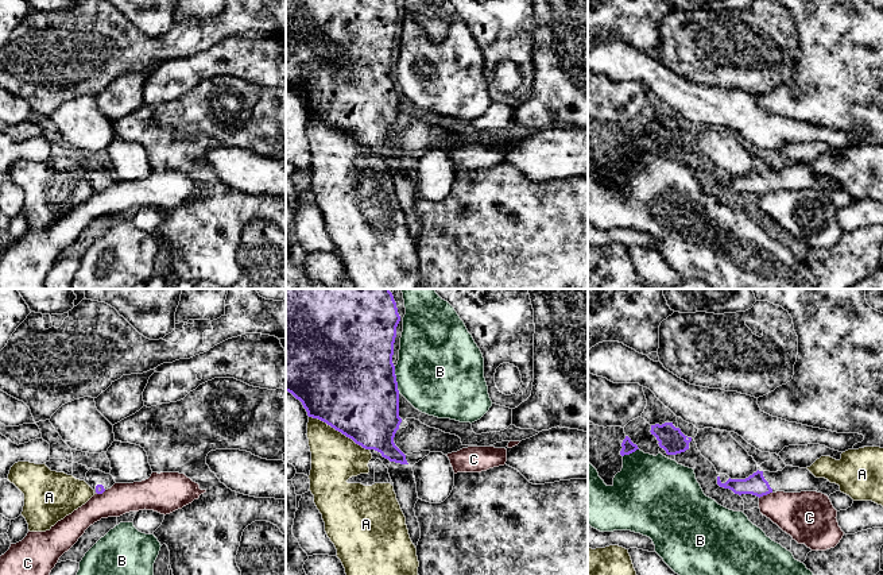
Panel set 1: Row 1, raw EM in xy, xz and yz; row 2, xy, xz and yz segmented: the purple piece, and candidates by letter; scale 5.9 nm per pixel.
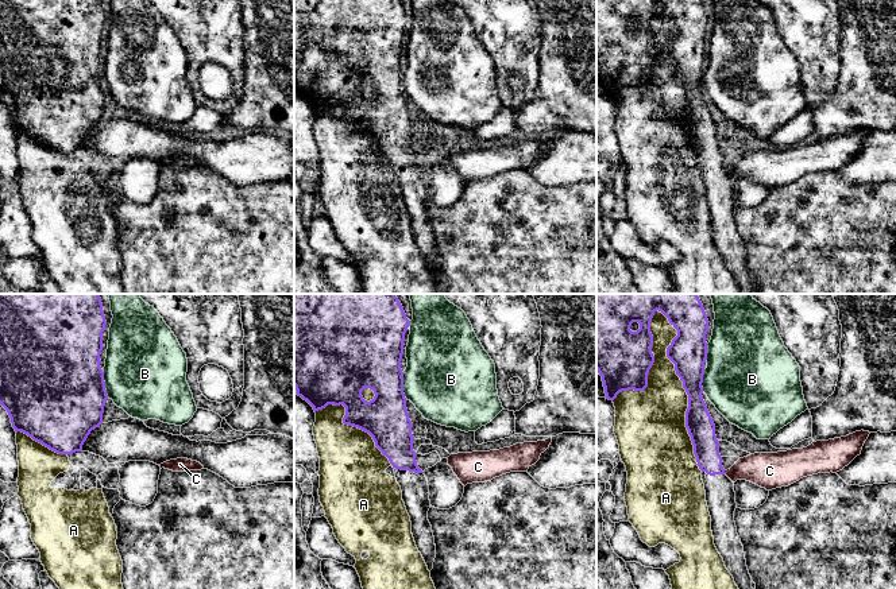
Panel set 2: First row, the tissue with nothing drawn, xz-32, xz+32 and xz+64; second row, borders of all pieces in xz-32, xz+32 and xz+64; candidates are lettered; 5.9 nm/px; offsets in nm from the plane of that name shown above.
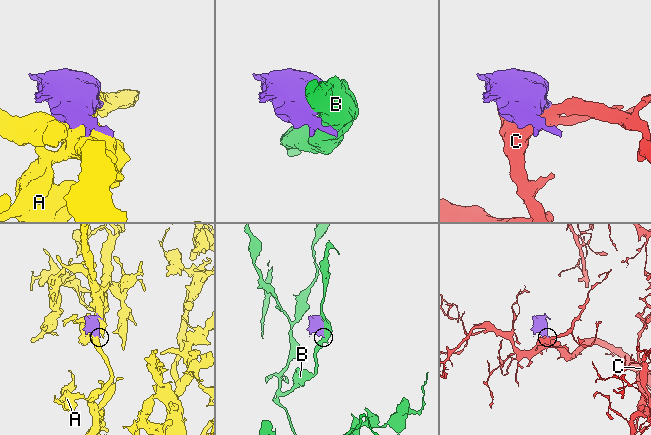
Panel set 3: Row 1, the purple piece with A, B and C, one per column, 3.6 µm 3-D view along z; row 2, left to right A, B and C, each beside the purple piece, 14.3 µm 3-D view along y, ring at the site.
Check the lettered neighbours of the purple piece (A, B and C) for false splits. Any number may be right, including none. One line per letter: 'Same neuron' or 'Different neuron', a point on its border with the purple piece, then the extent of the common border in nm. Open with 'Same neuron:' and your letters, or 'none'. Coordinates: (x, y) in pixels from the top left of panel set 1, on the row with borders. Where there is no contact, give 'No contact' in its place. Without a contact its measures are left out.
Same neuron: none
A: Different neuron. Touches purple at xz (339, 431). Shared border 420 nm
B: Different neuron. Touches purple at xz (395, 379). Shared border 160 nm
C: Different neuron. Touches purple at yz (765, 494). Shared border 90 nm

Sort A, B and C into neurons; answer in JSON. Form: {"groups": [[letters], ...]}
{"groups": [["A"], ["B"], ["C"]]}

